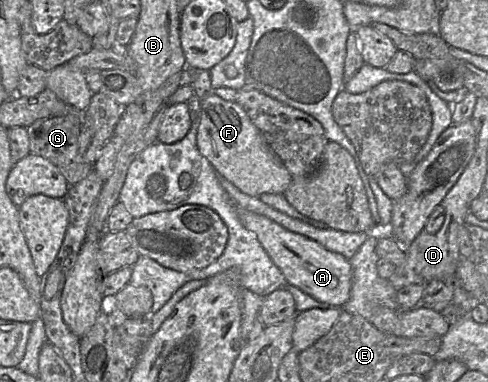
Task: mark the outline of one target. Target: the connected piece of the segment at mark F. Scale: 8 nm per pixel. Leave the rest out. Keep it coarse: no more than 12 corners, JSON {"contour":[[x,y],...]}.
{"contour":[[203,97],[197,148],[249,196],[293,178],[244,109]]}

